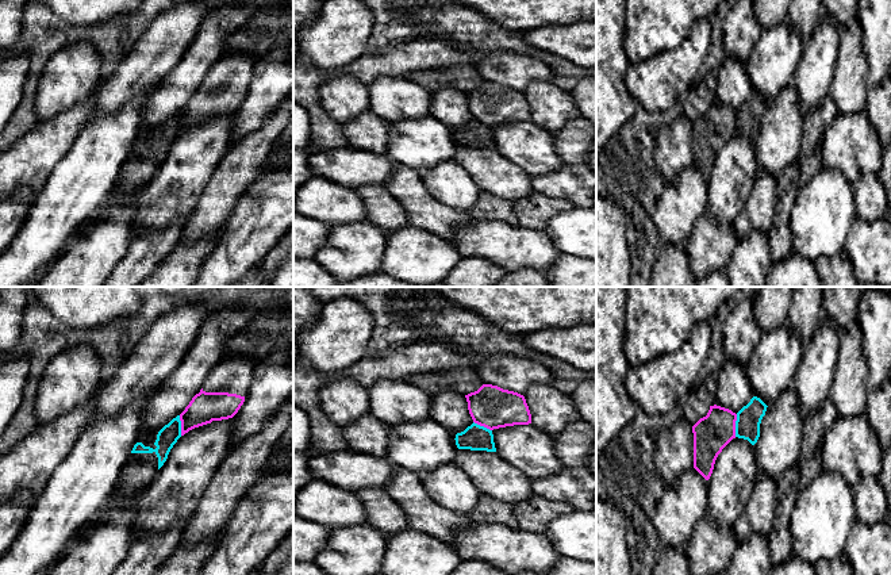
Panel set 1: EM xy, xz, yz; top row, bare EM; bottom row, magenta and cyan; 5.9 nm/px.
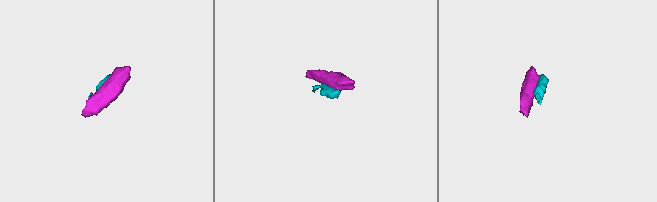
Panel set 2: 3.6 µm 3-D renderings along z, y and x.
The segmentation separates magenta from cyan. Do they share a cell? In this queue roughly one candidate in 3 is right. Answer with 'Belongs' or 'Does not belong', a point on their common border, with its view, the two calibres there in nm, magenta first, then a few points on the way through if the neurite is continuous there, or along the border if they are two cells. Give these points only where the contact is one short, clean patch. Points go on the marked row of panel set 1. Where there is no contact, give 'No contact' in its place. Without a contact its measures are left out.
Does not belong. Touches magenta at yz (734, 425). Thickness 220 nm (magenta) against 150 nm. Boundary: yz (737, 414), (734, 436)

